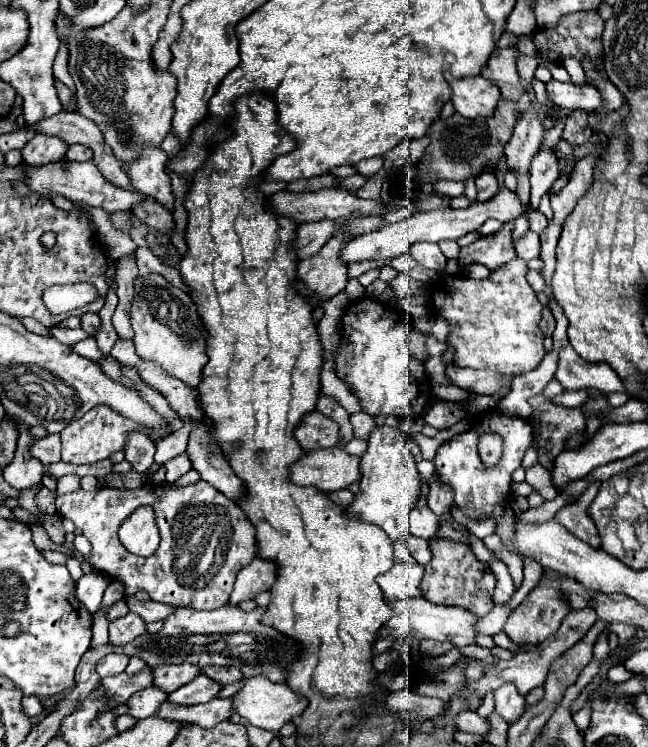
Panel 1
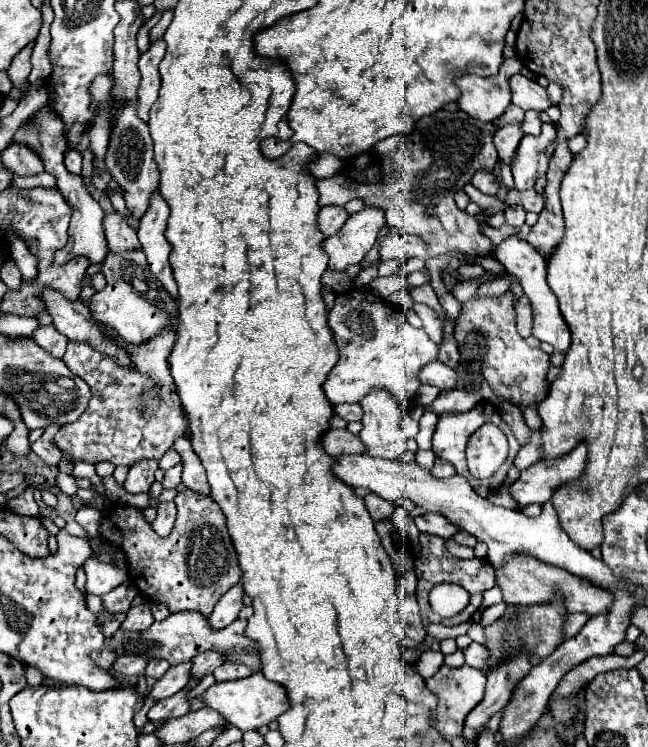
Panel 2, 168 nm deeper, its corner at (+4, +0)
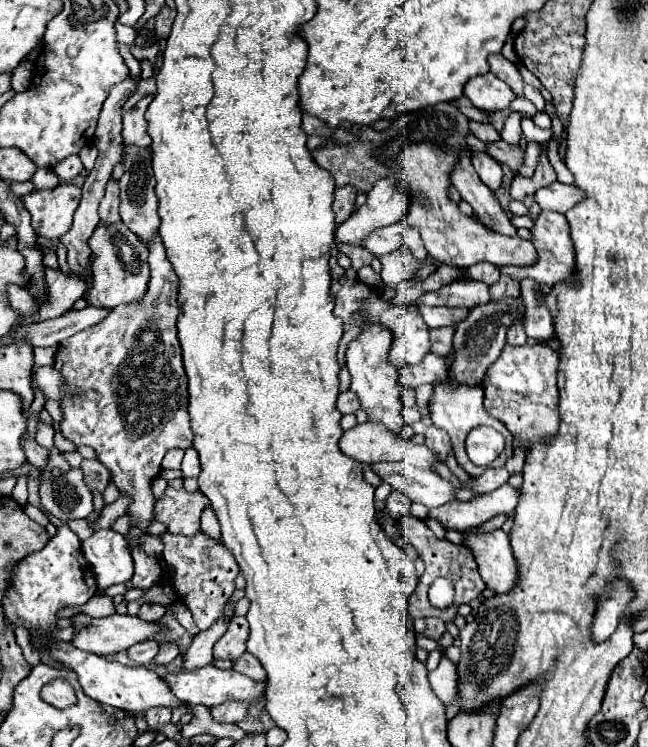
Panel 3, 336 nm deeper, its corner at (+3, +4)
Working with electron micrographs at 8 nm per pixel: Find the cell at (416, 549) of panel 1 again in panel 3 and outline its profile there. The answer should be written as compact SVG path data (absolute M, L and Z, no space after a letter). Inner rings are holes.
M393 491L385 501L385 511L395 521L399 521L399 519L411 515L411 499L407 499L407 495L403 495L401 491Z

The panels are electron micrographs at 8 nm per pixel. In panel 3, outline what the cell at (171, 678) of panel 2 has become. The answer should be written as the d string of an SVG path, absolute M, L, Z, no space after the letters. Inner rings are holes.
M236 589L235 593L229 597L227 605L225 605L223 617L219 617L207 631L201 631L199 635L193 637L191 645L183 653L183 669L185 671L195 671L195 669L201 669L201 667L207 667L207 665L213 663L211 649L213 649L215 641L227 631L229 621L235 615L235 605L244 596L245 589Z

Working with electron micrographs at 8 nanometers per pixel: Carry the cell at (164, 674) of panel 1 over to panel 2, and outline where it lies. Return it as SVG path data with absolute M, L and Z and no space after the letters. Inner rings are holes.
M204 651L194 657L194 667L192 667L192 679L200 679L204 675L210 675L216 667L224 665L226 655L220 655L218 651Z

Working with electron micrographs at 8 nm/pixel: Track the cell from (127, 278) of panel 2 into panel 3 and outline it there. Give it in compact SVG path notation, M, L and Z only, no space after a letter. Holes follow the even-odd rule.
M123 221L115 223L115 227L97 227L89 239L89 247L95 253L93 261L93 287L87 291L85 299L93 307L113 309L121 303L139 303L143 301L149 285L149 265L147 265L147 247L127 229Z

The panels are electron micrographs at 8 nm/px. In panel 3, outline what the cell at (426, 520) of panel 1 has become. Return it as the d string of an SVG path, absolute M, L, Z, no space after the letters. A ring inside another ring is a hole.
M505 483L499 489L479 495L467 503L455 501L455 503L447 503L443 507L431 509L429 517L437 519L445 529L455 529L463 533L479 527L491 517L513 513L519 503L519 497L521 497L521 489L515 489L509 483Z

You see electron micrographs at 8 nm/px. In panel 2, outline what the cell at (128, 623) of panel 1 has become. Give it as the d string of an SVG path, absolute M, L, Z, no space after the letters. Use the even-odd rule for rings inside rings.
M142 603L142 605L136 605L136 607L132 607L128 611L128 615L126 615L124 623L122 623L122 629L124 631L144 631L152 623L154 623L154 617L152 617L150 605Z

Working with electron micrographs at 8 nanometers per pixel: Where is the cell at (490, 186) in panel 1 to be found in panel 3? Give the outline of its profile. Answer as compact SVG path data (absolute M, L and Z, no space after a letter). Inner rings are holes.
M473 153L471 161L473 161L473 167L475 167L477 175L481 177L481 181L487 187L491 187L491 191L497 191L501 187L501 179L503 179L501 165L495 159L491 159L491 155L487 155L487 153Z

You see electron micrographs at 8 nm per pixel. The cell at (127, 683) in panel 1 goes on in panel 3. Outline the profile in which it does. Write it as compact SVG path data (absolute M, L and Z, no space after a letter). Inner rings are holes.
M161 643L159 653L155 657L157 665L169 665L179 655L179 647L175 643Z

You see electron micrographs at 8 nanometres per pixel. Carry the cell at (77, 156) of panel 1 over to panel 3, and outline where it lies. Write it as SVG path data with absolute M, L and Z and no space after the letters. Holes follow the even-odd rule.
M71 155L71 157L63 159L61 163L57 163L57 165L53 167L53 171L59 175L61 181L69 181L69 179L77 177L77 175L83 171L83 165L81 165L79 155Z

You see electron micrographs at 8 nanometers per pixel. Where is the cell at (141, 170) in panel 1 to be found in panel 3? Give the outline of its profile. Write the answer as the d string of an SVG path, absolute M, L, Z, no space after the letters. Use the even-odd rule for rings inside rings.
M159 233L149 241L151 285L147 299L139 307L115 307L111 313L87 331L79 331L59 343L55 369L71 387L77 387L83 397L79 401L61 401L63 421L61 433L75 445L93 447L97 459L111 471L111 479L121 493L129 493L133 503L129 515L133 527L127 539L133 543L135 575L133 587L149 589L161 579L161 565L155 557L147 557L137 549L139 535L155 519L151 479L161 471L161 459L173 447L191 447L187 375L181 363L181 347L177 341L177 275L165 257L165 247Z

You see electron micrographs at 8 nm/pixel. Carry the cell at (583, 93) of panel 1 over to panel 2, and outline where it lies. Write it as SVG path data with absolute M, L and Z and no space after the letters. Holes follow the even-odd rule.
M512 75L510 89L512 89L512 103L518 105L522 111L528 111L528 109L546 111L550 107L546 89L524 75Z

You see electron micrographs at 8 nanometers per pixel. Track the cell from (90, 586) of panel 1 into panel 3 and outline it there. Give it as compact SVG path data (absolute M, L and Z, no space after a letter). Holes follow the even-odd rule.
M113 529L97 531L85 539L83 555L93 569L99 589L127 583L133 577L133 559L127 549L127 539Z

